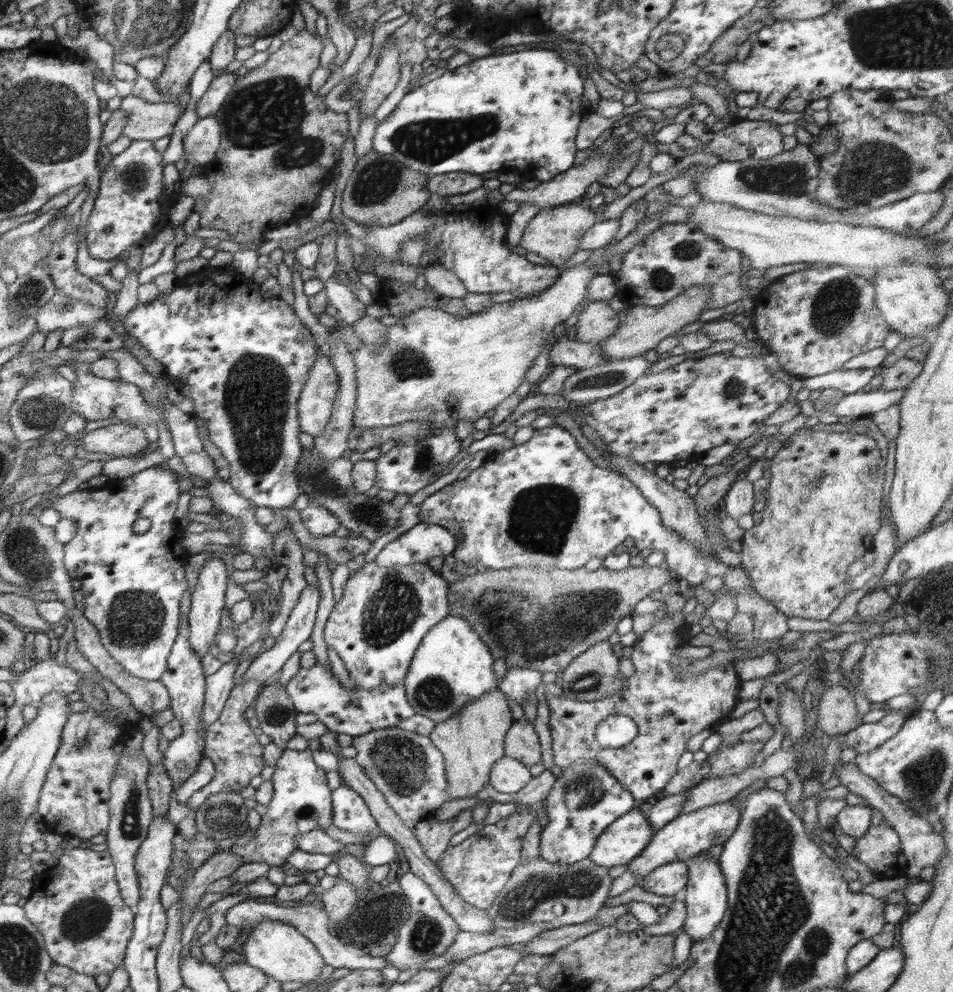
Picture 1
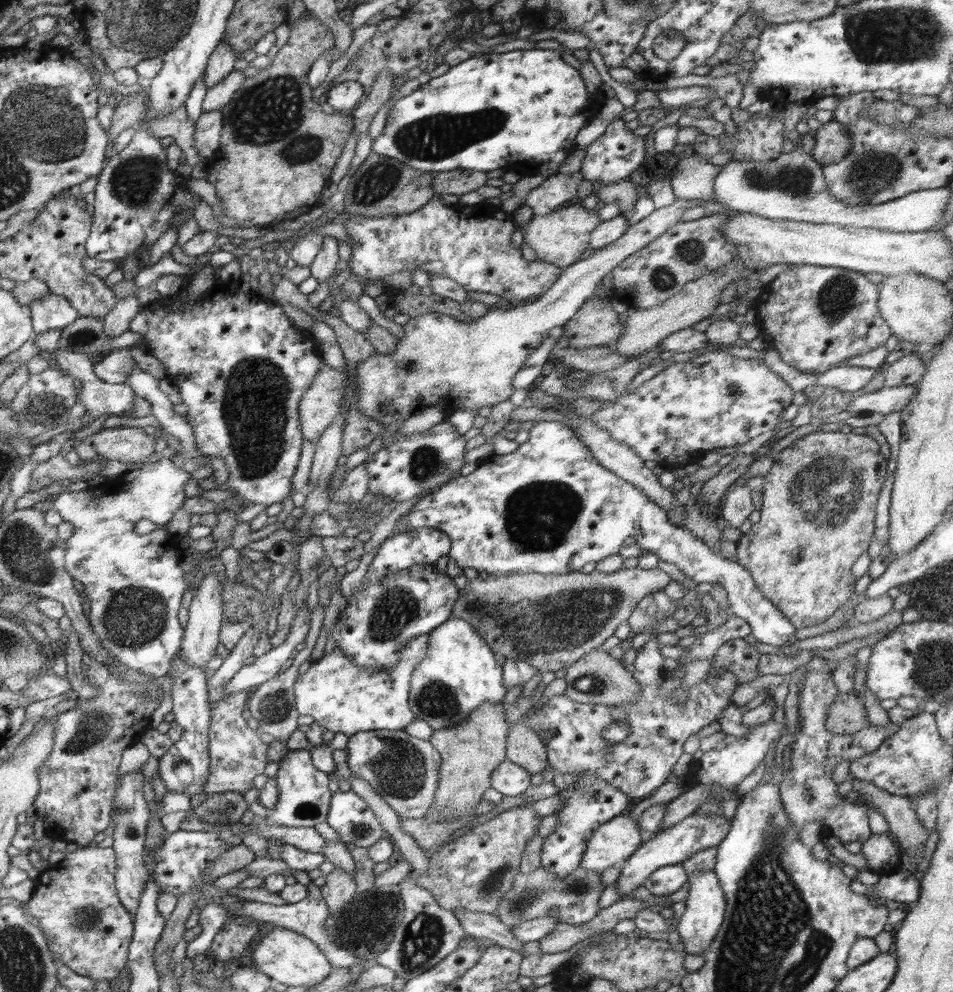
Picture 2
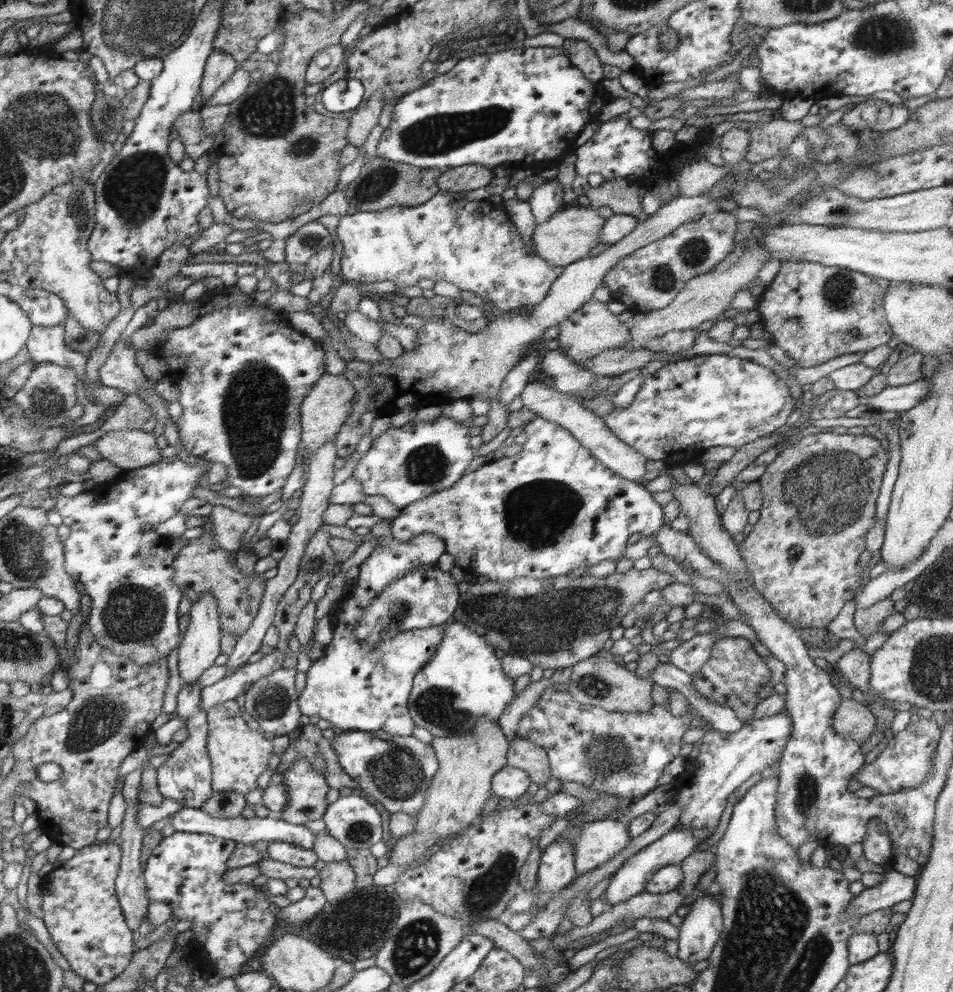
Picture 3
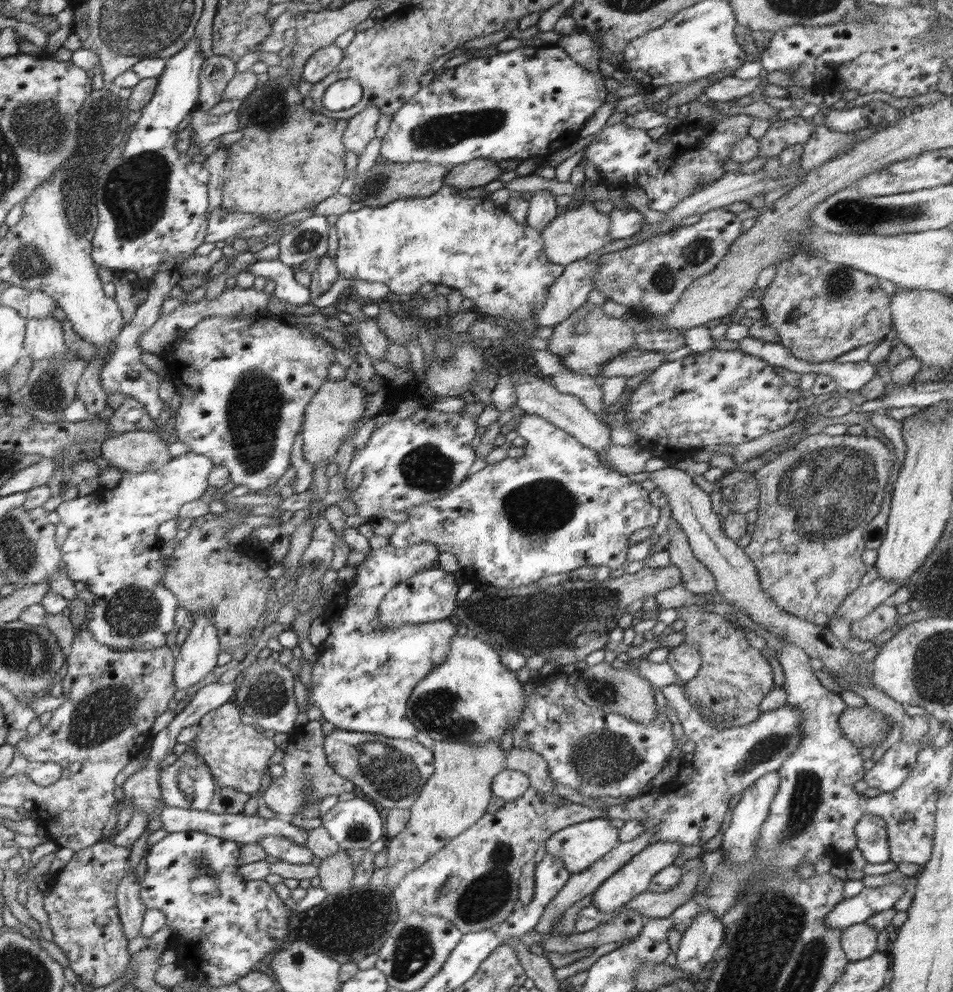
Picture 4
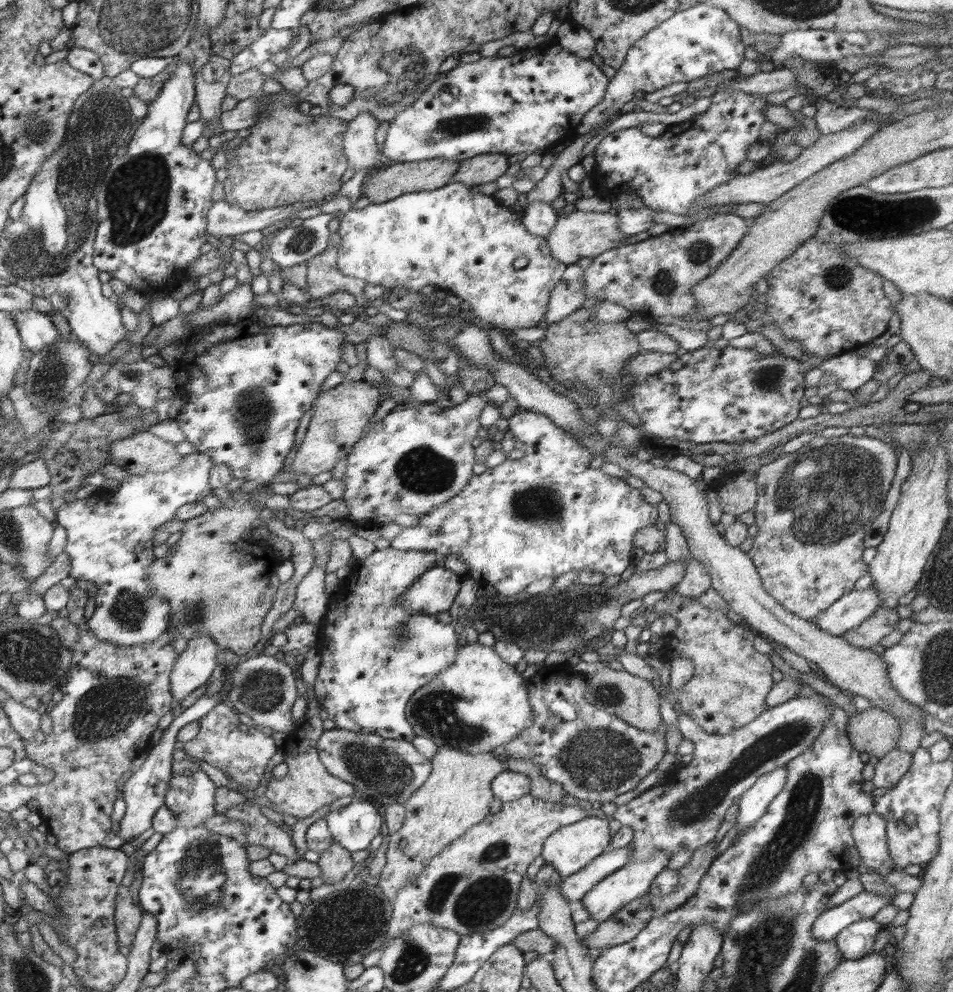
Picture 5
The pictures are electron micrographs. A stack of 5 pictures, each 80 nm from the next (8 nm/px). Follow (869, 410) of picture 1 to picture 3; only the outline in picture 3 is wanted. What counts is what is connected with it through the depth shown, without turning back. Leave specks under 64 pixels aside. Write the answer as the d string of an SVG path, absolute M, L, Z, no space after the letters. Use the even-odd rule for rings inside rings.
M924 379L906 386L888 386L870 398L860 398L860 404L874 406L877 412L906 412L914 408L930 393L930 384Z

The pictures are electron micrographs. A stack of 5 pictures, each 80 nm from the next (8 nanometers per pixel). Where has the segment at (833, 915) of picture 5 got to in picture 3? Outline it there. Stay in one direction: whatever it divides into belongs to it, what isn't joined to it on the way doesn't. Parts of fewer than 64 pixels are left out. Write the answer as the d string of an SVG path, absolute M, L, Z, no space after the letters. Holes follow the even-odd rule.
M894 869L884 876L882 882L876 883L872 888L865 887L860 894L855 895L845 910L850 917L862 917L882 908L892 908L894 904L910 900L914 896L914 876L906 876Z

